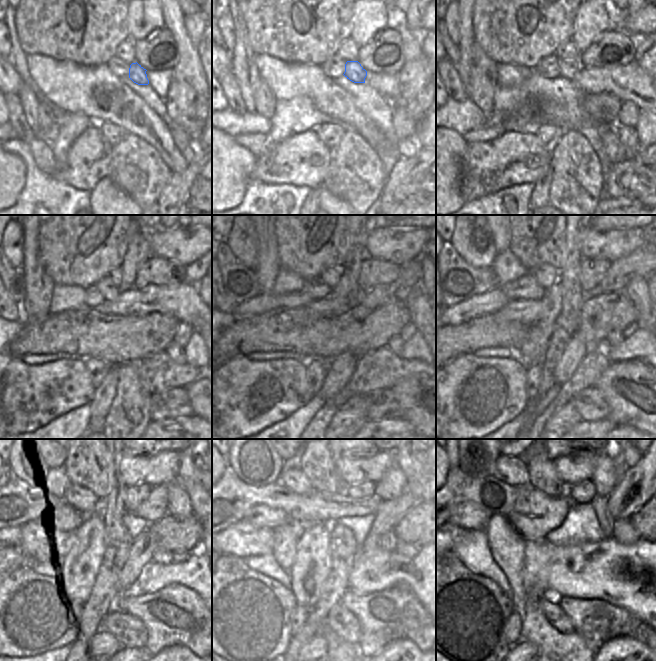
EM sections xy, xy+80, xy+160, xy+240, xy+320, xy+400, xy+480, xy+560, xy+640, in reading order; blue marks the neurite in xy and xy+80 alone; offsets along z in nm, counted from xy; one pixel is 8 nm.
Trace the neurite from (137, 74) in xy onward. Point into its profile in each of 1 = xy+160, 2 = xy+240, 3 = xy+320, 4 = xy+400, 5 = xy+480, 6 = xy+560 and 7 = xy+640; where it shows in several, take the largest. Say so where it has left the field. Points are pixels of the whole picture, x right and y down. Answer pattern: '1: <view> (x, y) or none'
1: xy+160 (568, 68)
2: xy+240 (108, 290)
3: xy+320 (317, 289)
4: xy+400 (526, 287)
5: xy+480 (64, 515)
6: xy+560 (260, 515)
7: xy+640 (467, 515)

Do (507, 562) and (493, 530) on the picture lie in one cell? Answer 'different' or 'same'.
same

